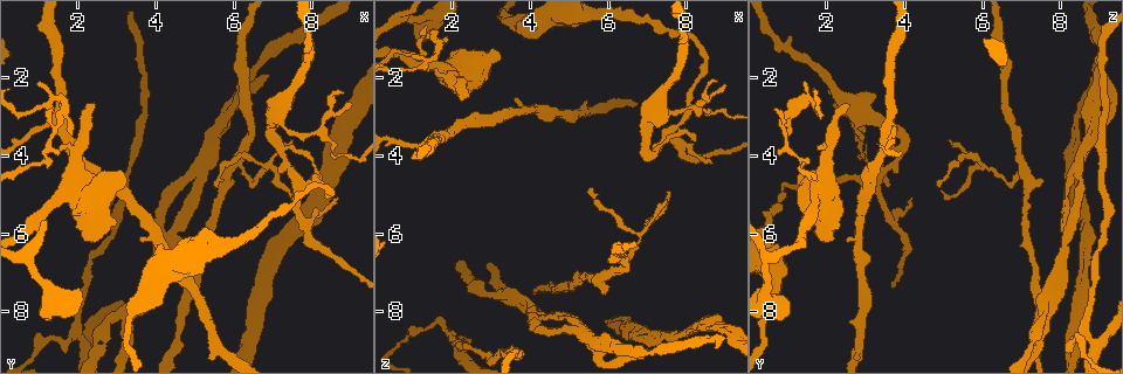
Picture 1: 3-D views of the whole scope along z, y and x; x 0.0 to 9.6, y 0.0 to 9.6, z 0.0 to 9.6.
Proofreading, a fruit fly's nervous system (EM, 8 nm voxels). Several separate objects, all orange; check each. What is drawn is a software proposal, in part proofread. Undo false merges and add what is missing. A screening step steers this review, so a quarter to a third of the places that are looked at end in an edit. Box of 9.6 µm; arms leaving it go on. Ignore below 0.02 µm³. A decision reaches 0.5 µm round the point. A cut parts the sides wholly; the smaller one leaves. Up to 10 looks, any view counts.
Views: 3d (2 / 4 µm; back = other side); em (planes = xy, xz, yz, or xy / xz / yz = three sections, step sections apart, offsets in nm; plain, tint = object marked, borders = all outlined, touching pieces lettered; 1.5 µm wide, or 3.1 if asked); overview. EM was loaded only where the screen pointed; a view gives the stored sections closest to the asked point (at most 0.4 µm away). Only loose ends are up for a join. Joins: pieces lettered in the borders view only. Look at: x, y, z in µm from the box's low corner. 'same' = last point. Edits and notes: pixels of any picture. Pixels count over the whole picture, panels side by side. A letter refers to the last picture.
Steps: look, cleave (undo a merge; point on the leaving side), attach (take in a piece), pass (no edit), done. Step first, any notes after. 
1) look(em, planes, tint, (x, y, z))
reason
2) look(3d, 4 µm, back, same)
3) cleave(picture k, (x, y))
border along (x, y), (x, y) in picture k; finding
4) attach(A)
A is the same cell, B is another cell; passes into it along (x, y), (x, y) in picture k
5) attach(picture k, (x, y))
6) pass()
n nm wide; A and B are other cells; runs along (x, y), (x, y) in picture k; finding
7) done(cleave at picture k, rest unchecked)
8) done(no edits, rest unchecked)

look(3d, 2 µm, (8.55, 5.00, 1.60))
abrupt turn

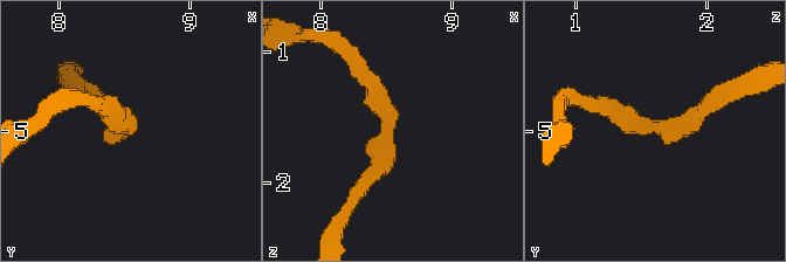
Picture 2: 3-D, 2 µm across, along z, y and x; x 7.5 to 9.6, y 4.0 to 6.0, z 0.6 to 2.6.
look(em, planes, tint, (8.50, 4.98, 1.56))
need the tissue

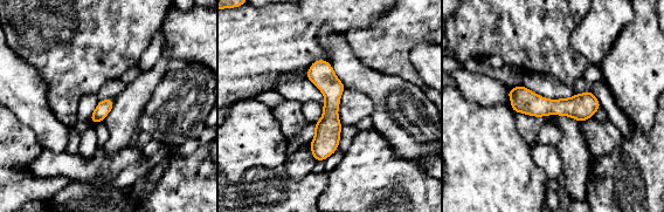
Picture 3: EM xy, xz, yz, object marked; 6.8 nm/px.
look(em, planes, borders, same)
see the neighbours

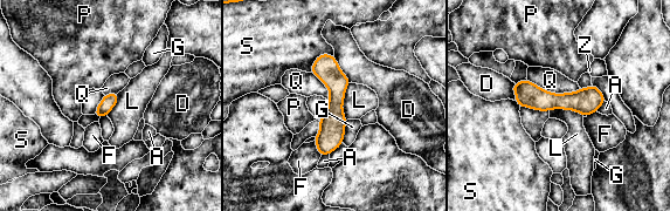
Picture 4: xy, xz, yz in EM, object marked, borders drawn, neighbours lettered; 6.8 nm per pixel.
pass()
A, D, F, G, L, P, Q, S and Z are other cells; runs along (327, 56), (334, 117), (322, 151) in picture 4; all the same neuron

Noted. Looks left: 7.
look(3d, 2 µm, back, (7.80, 4.75, 3.20))
three arms meet

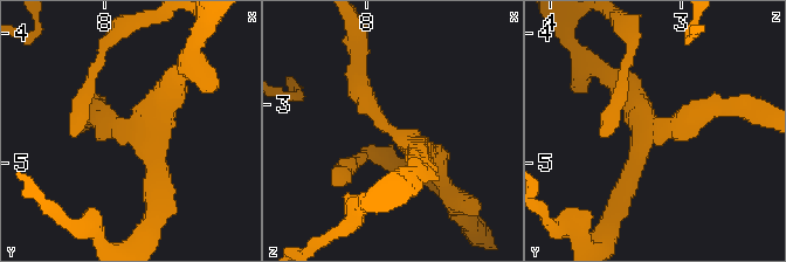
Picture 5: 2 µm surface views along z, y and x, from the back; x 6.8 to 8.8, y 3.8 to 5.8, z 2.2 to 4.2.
look(em, xy, step 8, tint, (7.76, 4.72, 3.24))
3 arms; arms of 160, 180, 180 nm

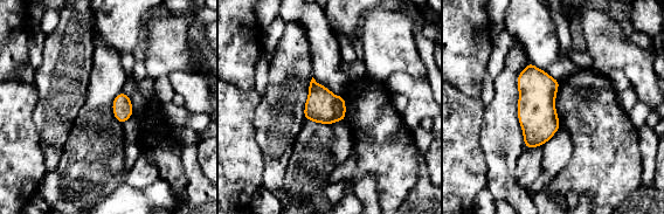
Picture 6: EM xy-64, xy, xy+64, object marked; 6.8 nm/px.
look(em, planes, borders, same)

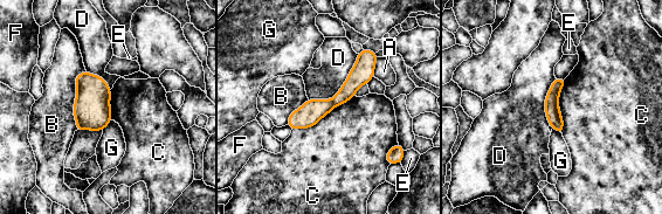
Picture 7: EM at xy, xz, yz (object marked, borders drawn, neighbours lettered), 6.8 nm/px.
cleave(picture 7, (307, 116))
110 nm wide; C touches over 500 nm; A, B, C, D, E, F and G are other cells; a second neuron is stuck on

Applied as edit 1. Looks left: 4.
look(3d, 2 µm, (2.20, 2.65, 2.60))
free end

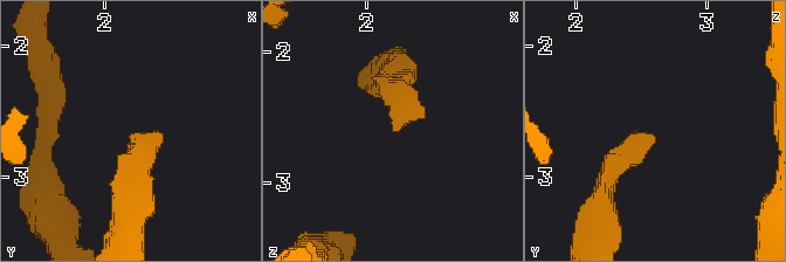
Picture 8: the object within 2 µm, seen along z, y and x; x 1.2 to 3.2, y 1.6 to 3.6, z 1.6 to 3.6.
look(em, planes, borders, (2.24, 2.68, 2.58))
shape alone is not enough

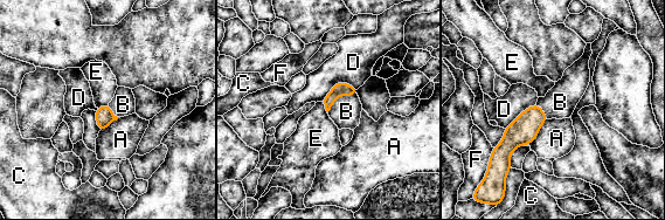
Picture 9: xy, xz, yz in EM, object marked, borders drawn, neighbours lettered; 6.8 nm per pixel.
attach(B)
B is the same cell, A, C, D, E and F are other cells; passes into it along (340, 89), (339, 95), (346, 111) in picture 9; the neuron continues

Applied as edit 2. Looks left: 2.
look(em, planes, tint, (2.20, 8.95, 8.85))
four-way junction

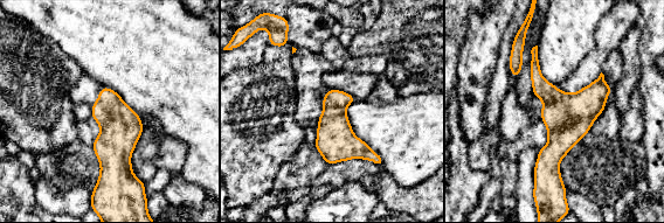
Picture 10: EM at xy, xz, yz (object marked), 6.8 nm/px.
look(em, planes, borders, same)

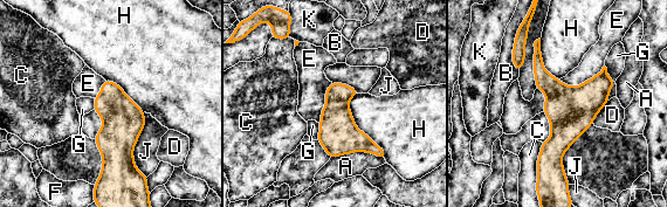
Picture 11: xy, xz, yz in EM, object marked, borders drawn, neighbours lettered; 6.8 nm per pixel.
pass()
H touches over 480 nm; A, B, C, D, E, F, G, H, J and K are other cells; border along (358, 92), (352, 119), (384, 156) in picture 11; continuous, no second neuron

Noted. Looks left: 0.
done(cleave at picture 7, attach at picture 9, rest unchecked)

